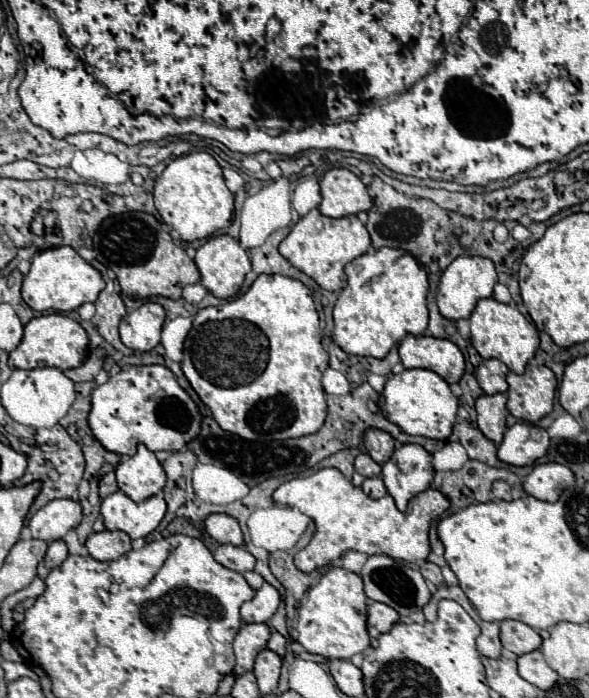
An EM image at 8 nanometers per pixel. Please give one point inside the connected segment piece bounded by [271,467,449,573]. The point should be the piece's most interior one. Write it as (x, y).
(345, 518)

